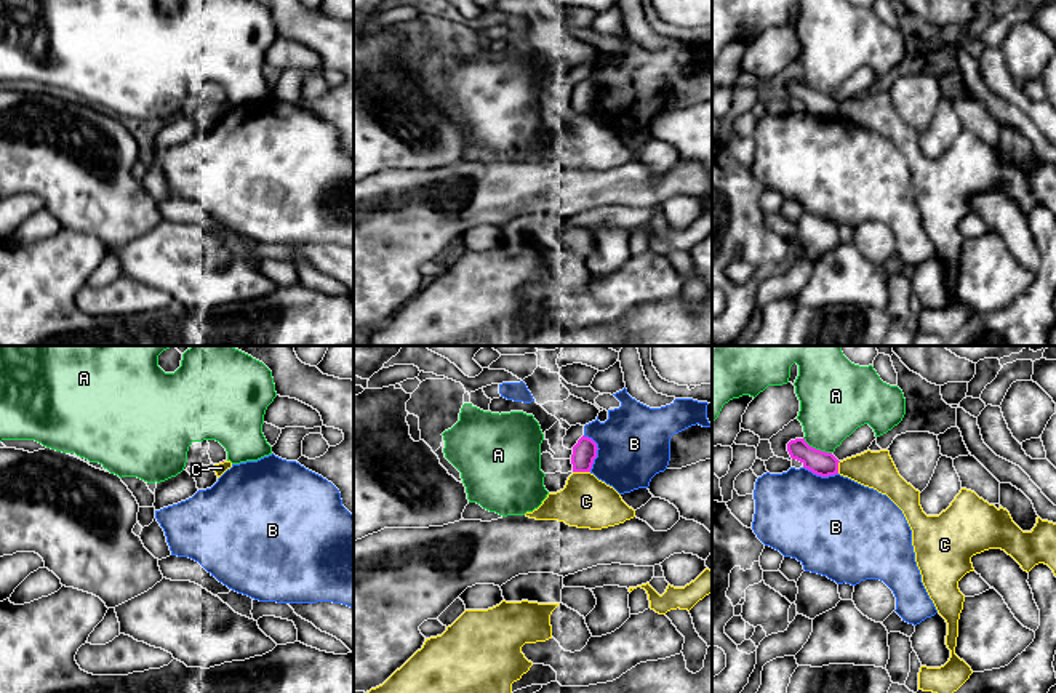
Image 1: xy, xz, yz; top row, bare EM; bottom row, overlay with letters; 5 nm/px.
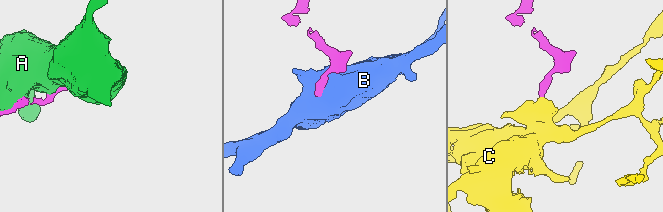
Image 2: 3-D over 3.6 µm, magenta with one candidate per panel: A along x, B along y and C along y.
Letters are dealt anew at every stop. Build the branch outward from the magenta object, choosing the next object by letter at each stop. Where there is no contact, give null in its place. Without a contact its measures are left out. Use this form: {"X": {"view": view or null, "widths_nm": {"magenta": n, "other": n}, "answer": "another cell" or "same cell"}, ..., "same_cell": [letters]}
{"A": {"view": "yz", "widths_nm": {"magenta": 120, "other": 340}, "answer": "another cell"}, "B": {"view": "xz", "widths_nm": {"magenta": 120, "other": 360}, "answer": "another cell"}, "C": {"view": "xz", "widths_nm": {"magenta": 120, "other": 260}, "answer": "another cell"}, "same_cell": []}

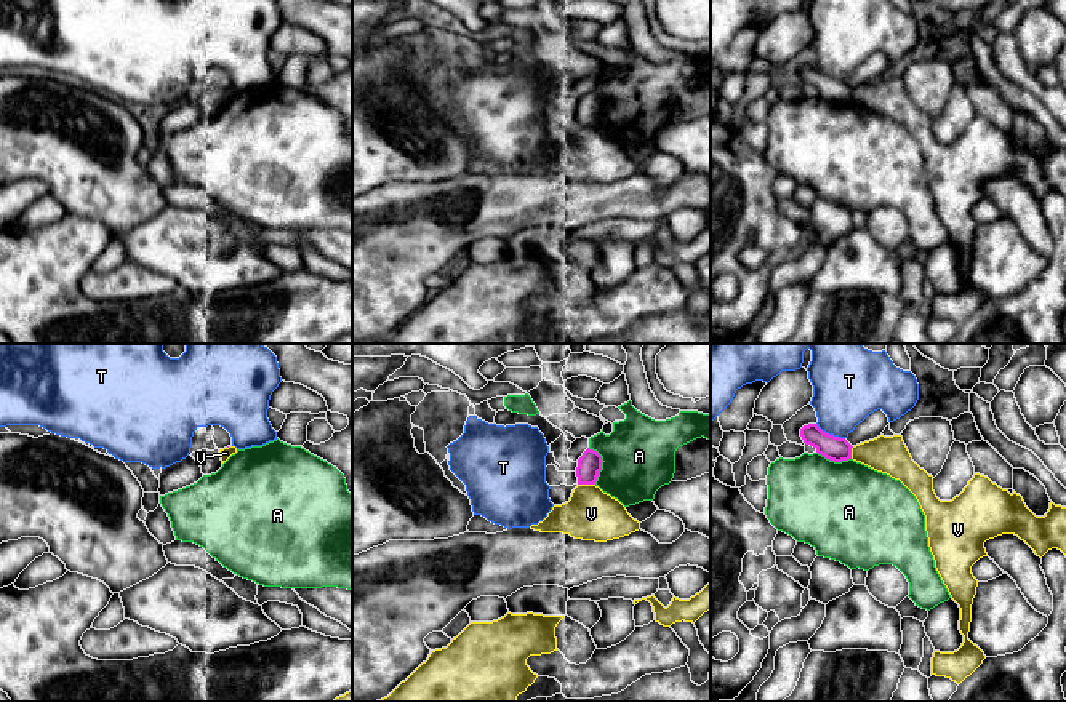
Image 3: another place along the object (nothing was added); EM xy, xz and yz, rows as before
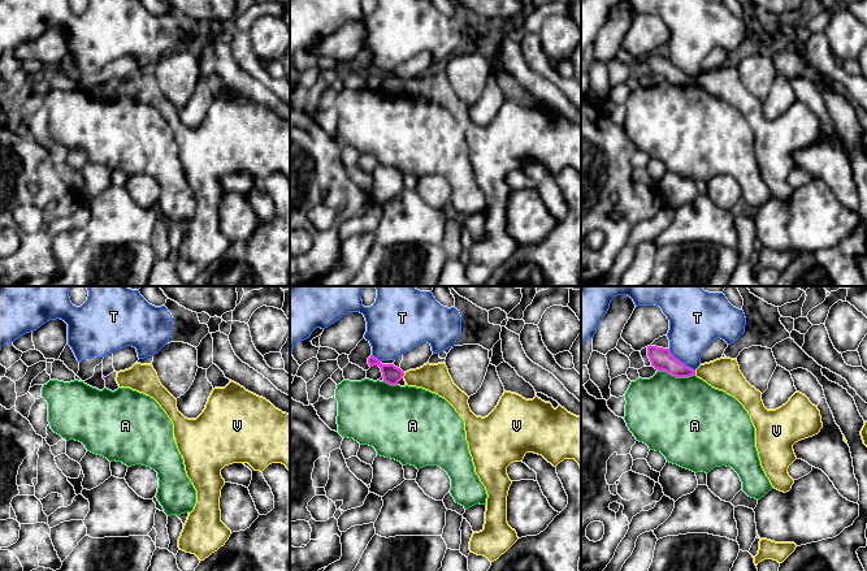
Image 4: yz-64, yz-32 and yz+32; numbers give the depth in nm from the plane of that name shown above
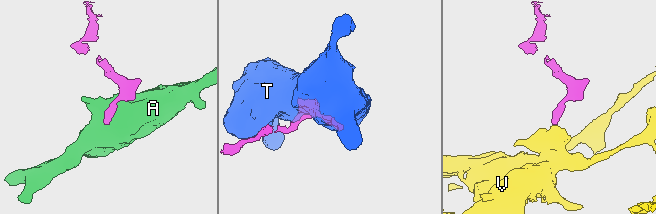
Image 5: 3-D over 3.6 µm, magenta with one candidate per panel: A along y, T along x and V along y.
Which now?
{"A": {"view": "xz", "widths_nm": {"magenta": 120, "other": 360}, "answer": "another cell"}, "T": {"view": "yz", "widths_nm": {"magenta": 120, "other": 340}, "answer": "another cell"}, "V": {"view": "xz", "widths_nm": {"magenta": 120, "other": 260}, "answer": "another cell"}, "same_cell": []}

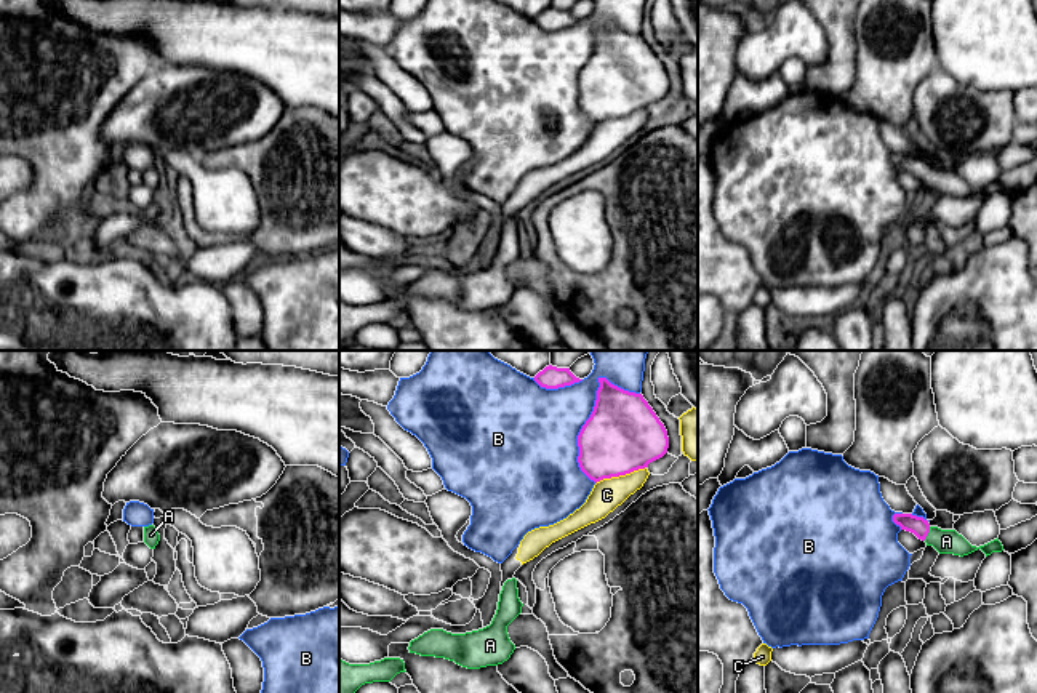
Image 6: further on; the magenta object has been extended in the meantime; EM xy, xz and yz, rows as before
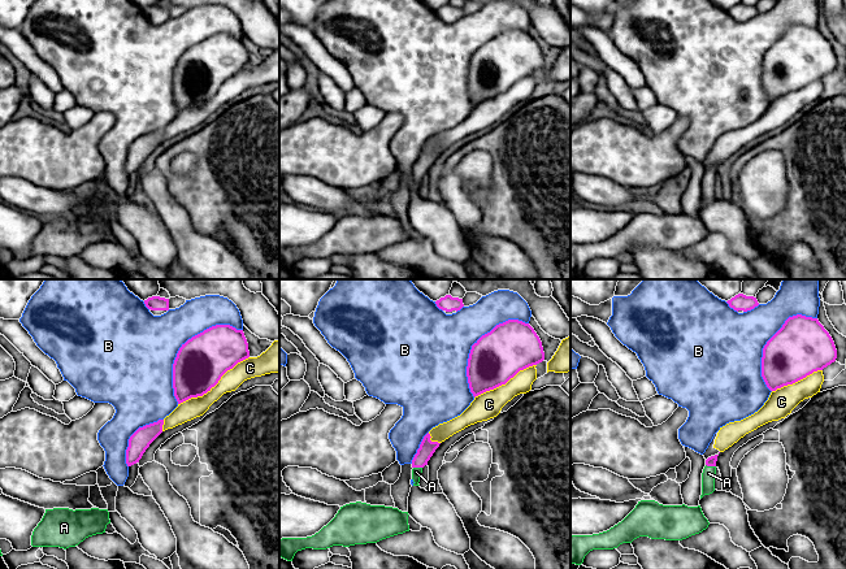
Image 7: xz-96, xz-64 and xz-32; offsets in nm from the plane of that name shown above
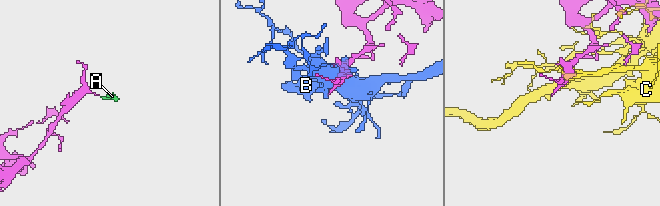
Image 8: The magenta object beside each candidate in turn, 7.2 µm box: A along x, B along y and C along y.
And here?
{"A": {"view": "yz", "widths_nm": {"magenta": 90, "other": 130}, "answer": "same cell"}, "B": {"view": "xz", "widths_nm": {"magenta": 380, "other": 460}, "answer": "another cell"}, "C": {"view": "xz", "widths_nm": {"magenta": 380, "other": 160}, "answer": "another cell"}, "same_cell": ["A"]}

